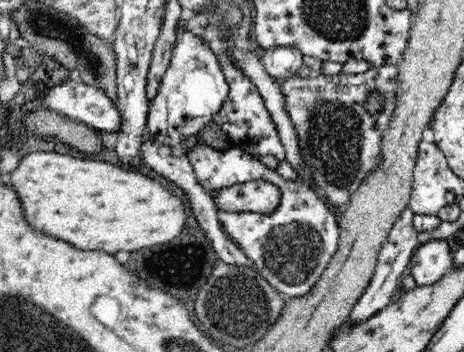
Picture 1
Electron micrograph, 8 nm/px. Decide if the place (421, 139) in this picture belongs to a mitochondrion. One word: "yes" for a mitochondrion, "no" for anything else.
no

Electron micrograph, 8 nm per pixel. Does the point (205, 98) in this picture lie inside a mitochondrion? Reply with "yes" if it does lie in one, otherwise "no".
no

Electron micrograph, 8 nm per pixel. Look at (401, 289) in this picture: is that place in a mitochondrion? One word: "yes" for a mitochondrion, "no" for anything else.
no

